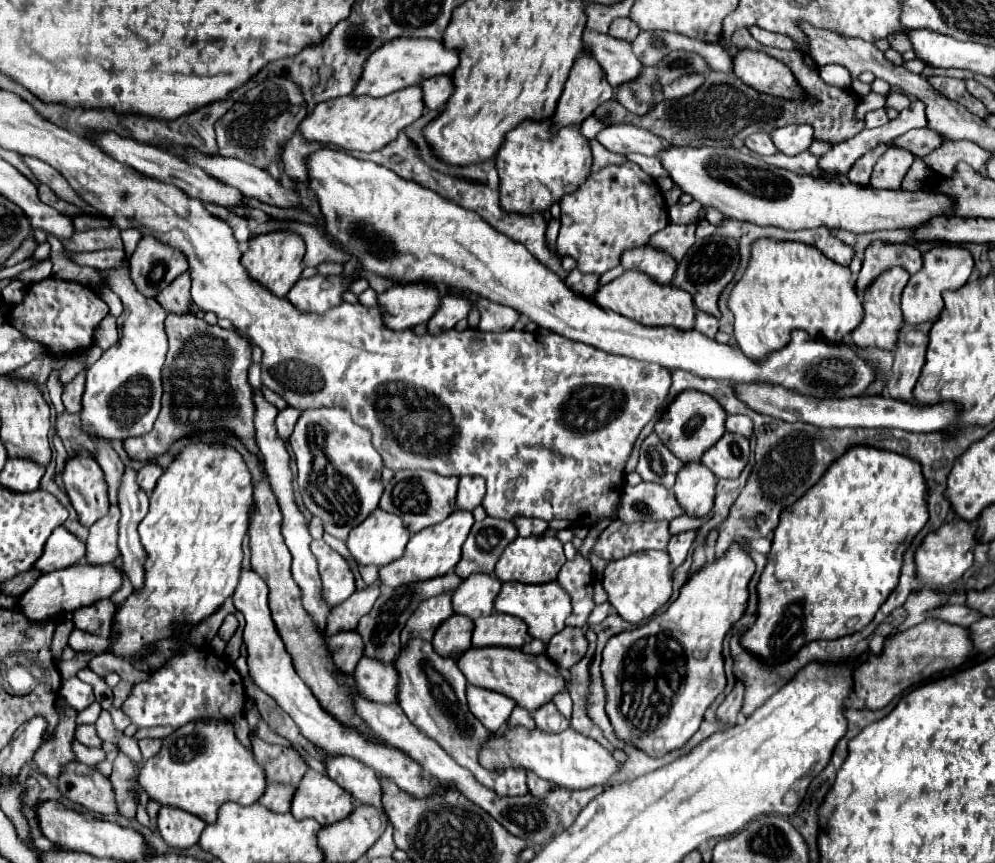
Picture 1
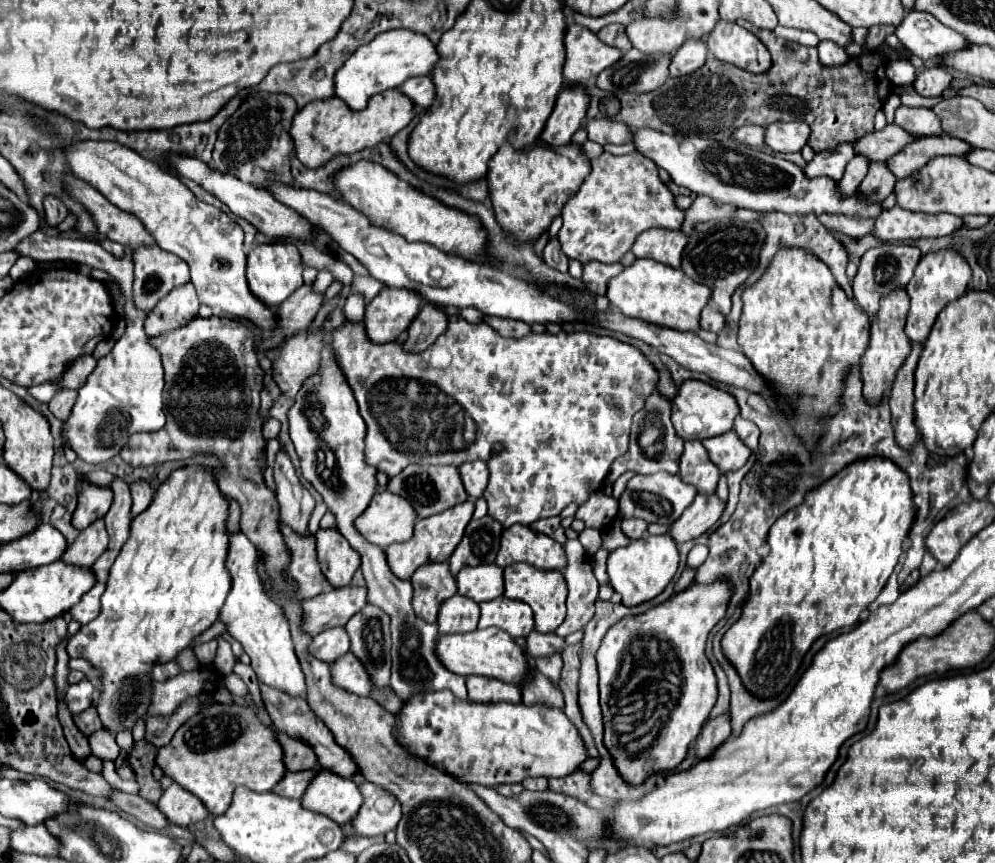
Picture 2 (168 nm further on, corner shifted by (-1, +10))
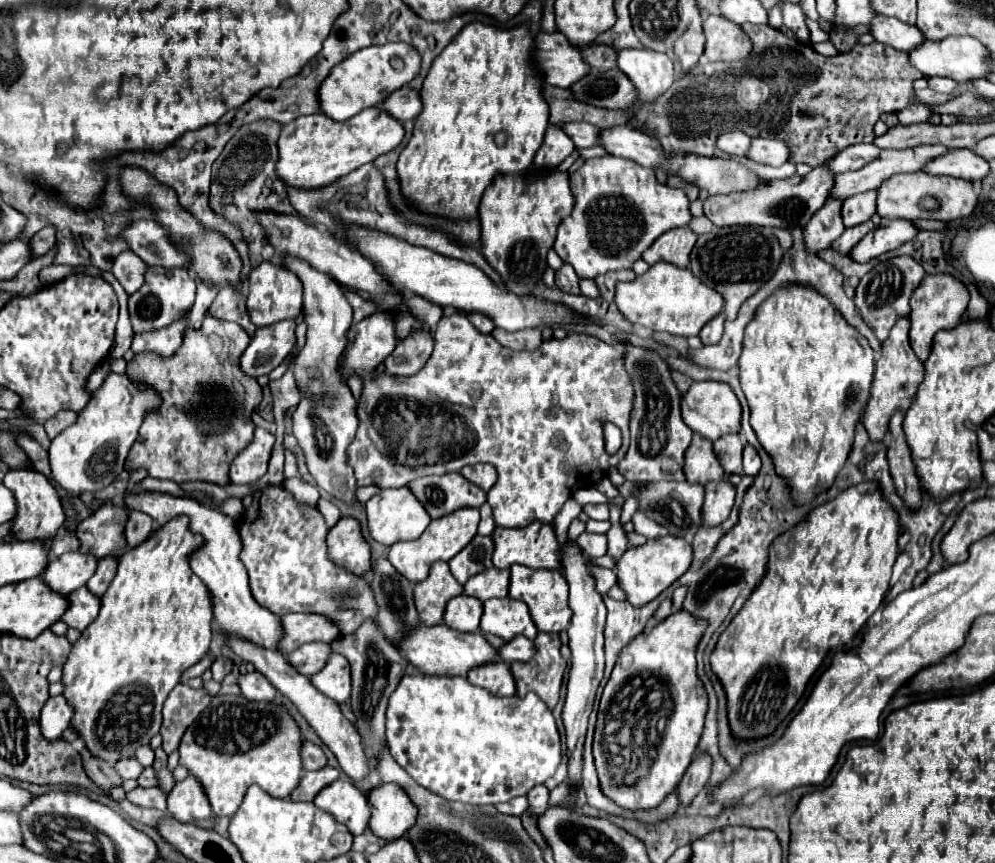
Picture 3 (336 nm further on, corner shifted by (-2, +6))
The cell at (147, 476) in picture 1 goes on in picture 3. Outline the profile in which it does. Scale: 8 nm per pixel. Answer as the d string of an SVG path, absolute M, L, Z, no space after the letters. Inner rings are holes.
M131 511L129 513L129 521L125 527L125 537L127 537L127 545L129 547L137 547L141 543L145 543L149 539L149 535L153 533L153 519L145 513L137 513Z

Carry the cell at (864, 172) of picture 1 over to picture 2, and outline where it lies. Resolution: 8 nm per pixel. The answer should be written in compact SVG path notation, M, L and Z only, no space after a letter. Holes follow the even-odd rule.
M856 155L848 167L846 167L846 173L844 177L840 179L840 189L844 189L844 193L856 193L862 179L866 177L868 173L868 159L864 155Z

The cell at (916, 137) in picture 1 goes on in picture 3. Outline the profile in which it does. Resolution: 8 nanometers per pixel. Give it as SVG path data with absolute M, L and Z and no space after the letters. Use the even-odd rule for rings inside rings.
M873 143L853 145L849 149L843 149L835 157L831 157L825 165L831 173L845 173L845 171L861 169L861 165L867 165L869 161L873 161L873 157L877 157L877 153L879 153L879 149Z

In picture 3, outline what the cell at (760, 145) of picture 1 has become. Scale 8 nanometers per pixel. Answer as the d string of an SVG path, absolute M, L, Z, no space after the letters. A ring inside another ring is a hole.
M725 131L721 133L721 137L717 137L717 149L721 149L727 155L741 157L749 151L749 145L751 139L741 131Z

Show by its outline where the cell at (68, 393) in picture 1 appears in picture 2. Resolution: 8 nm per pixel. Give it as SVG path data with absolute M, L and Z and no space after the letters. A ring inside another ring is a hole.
M62 389L62 391L58 391L58 393L52 397L52 401L50 401L50 411L52 411L58 419L66 421L66 419L68 419L68 413L72 411L74 401L76 401L76 391L74 391L74 389Z

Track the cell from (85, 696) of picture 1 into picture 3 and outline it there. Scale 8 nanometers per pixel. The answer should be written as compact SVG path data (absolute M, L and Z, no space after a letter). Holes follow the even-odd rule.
M57 695L51 697L45 707L41 709L41 719L39 719L39 727L41 733L47 741L53 741L57 737L61 737L61 733L69 727L69 721L73 717L73 711L69 709L69 705L65 705L65 697Z

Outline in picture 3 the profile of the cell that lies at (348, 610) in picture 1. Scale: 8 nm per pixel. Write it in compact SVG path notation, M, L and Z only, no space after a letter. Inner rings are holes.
M289 613L285 617L281 617L281 627L283 627L283 635L279 639L279 653L287 655L293 649L297 649L297 645L303 643L311 643L311 641L321 641L321 643L331 643L333 639L339 637L337 627L329 621L325 621L325 617L315 617L311 613Z

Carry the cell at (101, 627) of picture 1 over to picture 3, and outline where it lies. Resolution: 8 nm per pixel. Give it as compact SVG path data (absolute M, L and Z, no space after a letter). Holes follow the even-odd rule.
M87 587L75 589L67 597L69 609L61 615L61 621L67 623L67 627L73 627L77 631L83 631L99 613L99 597L93 597Z

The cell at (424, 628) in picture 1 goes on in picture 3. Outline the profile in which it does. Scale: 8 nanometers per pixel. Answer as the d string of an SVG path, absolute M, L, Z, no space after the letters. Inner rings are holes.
M445 561L433 563L429 577L415 585L415 607L423 625L431 627L443 621L445 605L449 599L463 593L463 587L451 575Z

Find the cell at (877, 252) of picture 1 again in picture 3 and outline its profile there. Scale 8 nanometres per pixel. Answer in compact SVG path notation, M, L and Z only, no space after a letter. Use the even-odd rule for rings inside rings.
M893 257L889 261L877 263L857 285L855 305L863 321L873 329L877 339L883 343L889 337L889 331L901 317L909 317L909 299L911 293L919 287L925 277L925 269L913 257Z

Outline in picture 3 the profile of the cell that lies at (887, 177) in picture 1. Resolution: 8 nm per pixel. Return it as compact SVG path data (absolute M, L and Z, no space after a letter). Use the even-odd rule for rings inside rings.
M875 191L873 193L861 193L857 197L849 197L849 201L845 201L841 207L843 225L855 227L855 225L861 225L863 221L869 221L871 215L875 213L875 205L873 205L875 199L877 199Z

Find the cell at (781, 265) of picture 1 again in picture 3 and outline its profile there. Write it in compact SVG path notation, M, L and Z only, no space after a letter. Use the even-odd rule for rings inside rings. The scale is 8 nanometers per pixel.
M781 289L781 293L773 293L773 297L769 297L769 301L765 301L765 305L761 305L761 309L757 309L757 317L753 317L753 321L749 323L749 329L745 329L745 351L741 353L739 369L741 369L739 371L741 389L751 407L751 427L753 427L761 447L773 459L777 475L787 479L793 503L795 505L811 503L821 491L827 491L833 485L837 473L843 469L843 465L853 449L855 425L861 421L867 401L871 397L871 381L873 381L873 369L875 369L873 349L869 349L869 343L863 341L863 337L849 323L843 321L843 317L837 313L837 309L833 309L829 305L829 301L825 301L825 297L821 297L819 293L813 293L813 289Z

